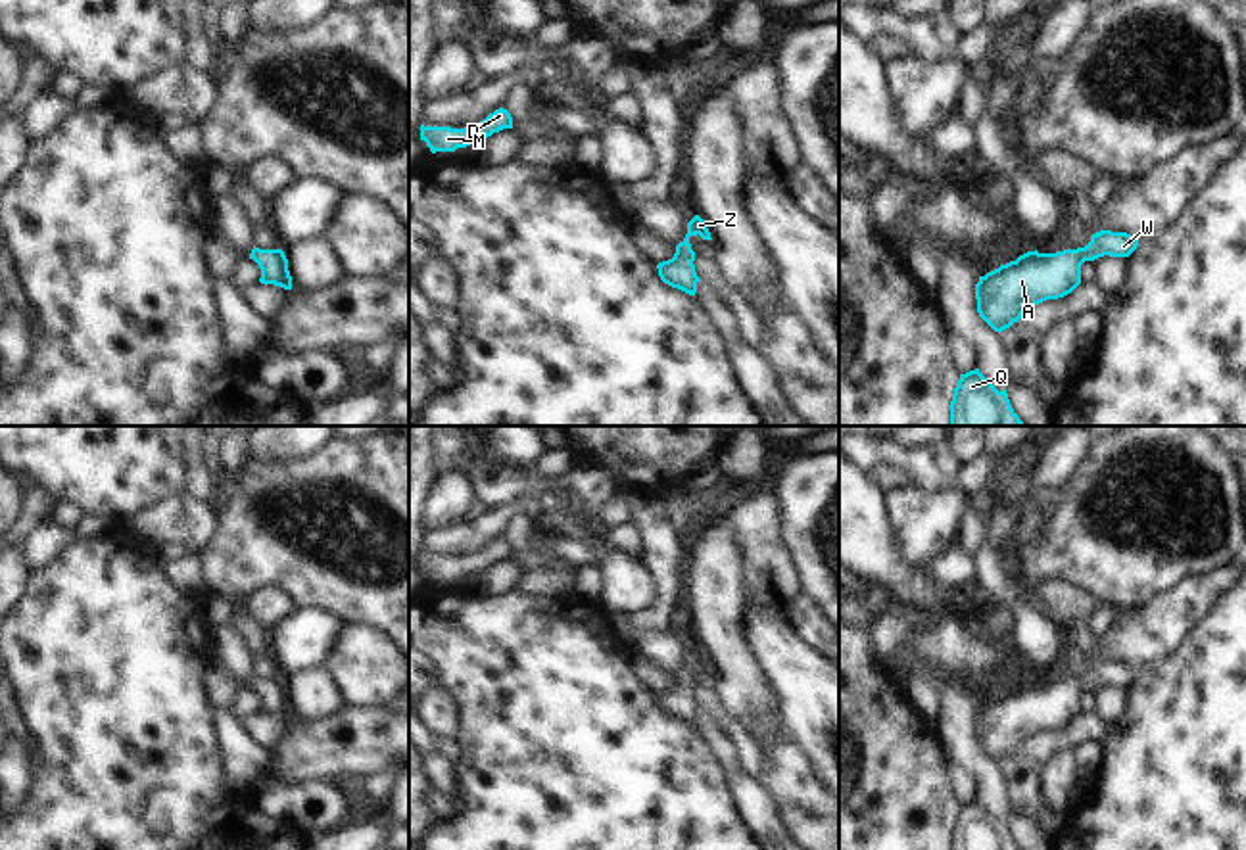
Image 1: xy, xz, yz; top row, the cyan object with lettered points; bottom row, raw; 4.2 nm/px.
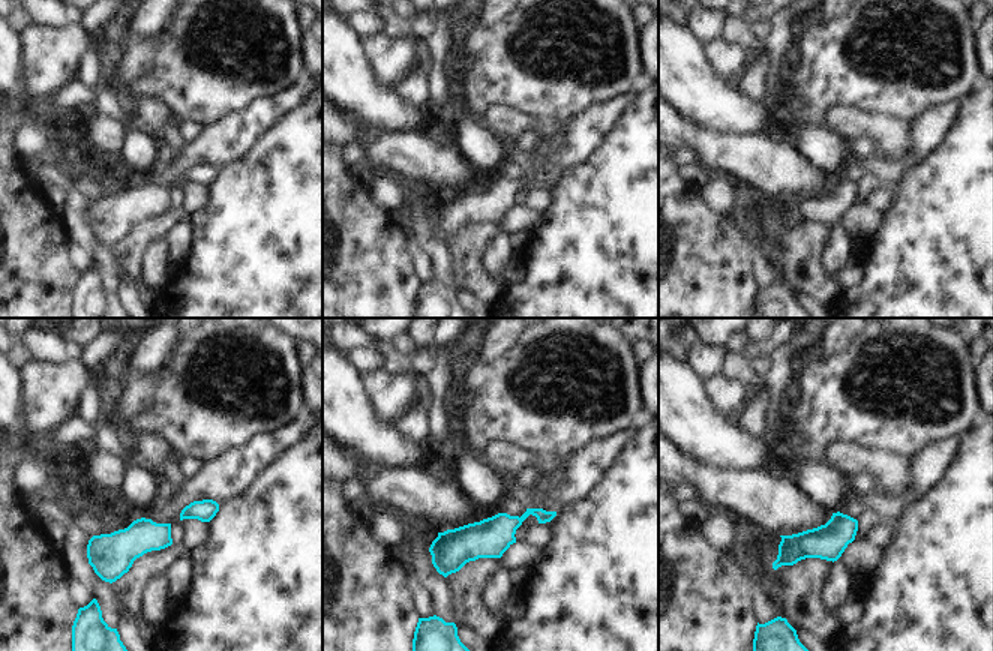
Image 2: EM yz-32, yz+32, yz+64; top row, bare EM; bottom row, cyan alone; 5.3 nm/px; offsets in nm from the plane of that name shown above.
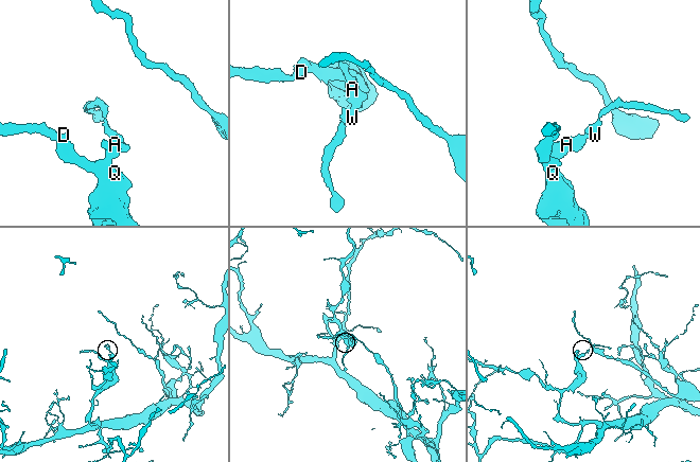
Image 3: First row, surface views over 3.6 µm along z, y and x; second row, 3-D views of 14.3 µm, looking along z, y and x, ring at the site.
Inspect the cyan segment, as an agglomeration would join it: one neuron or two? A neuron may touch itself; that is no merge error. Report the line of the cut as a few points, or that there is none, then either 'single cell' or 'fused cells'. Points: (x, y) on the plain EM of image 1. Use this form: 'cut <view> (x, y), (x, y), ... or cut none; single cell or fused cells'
cut none; single cell

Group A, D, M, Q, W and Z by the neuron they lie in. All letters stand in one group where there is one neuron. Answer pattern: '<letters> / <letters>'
A D M Q W Z

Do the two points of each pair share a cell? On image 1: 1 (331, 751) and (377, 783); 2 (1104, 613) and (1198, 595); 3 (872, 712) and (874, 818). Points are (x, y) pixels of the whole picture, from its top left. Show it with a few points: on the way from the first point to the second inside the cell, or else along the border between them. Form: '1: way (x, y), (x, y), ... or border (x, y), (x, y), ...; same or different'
1: border (388, 768), (369, 779); different
2: border (1118, 613), (1114, 622), (1097, 639); different
3: way (868, 739), (868, 791); same

